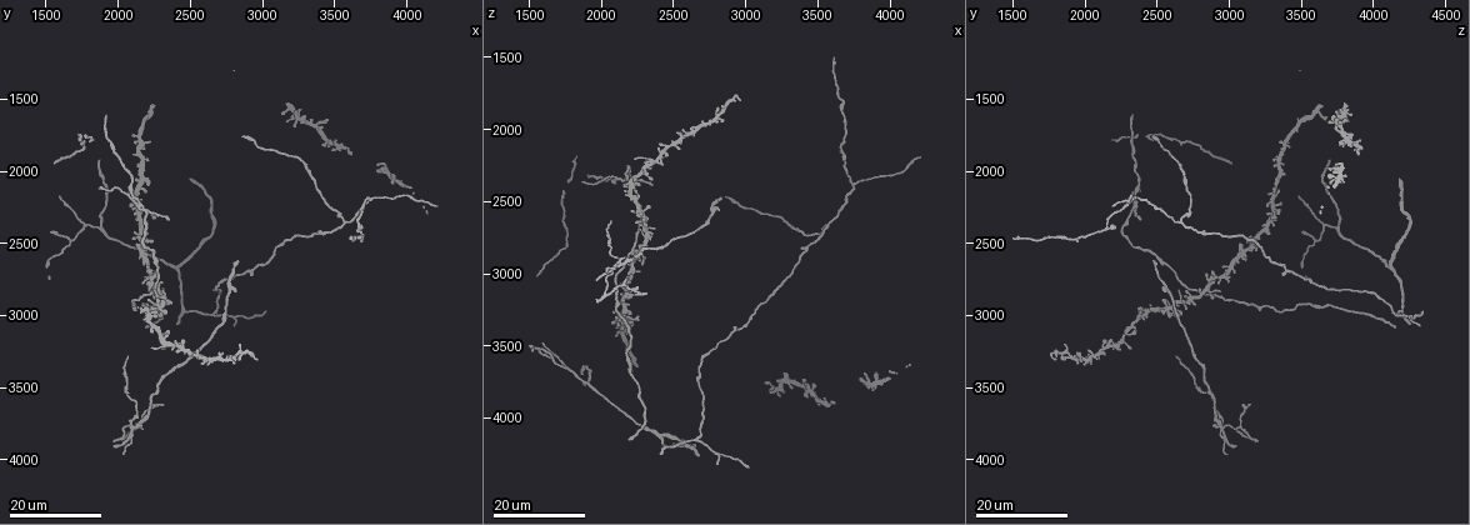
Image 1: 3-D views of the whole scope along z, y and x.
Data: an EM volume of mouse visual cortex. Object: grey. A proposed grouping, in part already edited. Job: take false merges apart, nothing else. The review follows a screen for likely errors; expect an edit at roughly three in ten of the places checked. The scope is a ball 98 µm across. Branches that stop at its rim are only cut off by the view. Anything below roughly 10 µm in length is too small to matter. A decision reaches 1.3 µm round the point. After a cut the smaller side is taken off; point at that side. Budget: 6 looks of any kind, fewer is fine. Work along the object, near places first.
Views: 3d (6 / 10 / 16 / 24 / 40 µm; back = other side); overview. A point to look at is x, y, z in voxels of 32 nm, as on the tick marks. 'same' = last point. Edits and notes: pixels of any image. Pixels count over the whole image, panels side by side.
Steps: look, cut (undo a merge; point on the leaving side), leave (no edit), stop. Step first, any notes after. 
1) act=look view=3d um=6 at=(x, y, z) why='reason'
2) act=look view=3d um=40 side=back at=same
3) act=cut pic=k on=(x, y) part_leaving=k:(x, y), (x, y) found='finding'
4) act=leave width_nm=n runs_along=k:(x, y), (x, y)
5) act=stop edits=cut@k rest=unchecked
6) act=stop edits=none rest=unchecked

act=look view=3d um=16 at=(2940, 2680, 3400) why='narrows sharply'

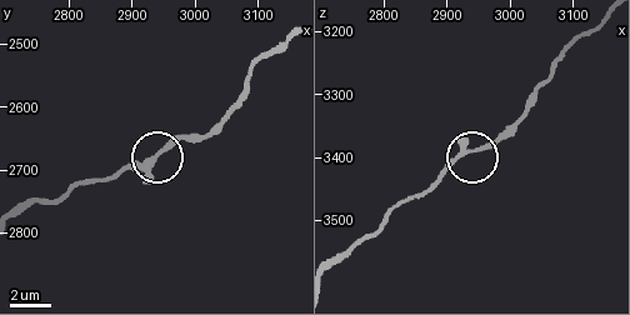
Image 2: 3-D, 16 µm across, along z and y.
act=look view=3d um=10 at=(2935, 2680, 3395)

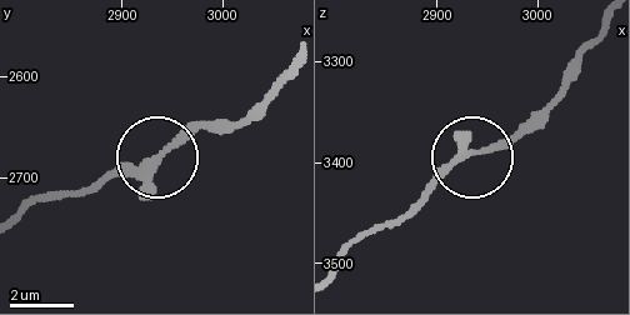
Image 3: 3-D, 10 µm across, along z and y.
act=leave runs_along=3:(336, 263), (526, 120) found='one cell here'

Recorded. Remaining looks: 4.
act=look view=3d um=24 at=(2380, 2660, 4100) why='two arms in line, one across'

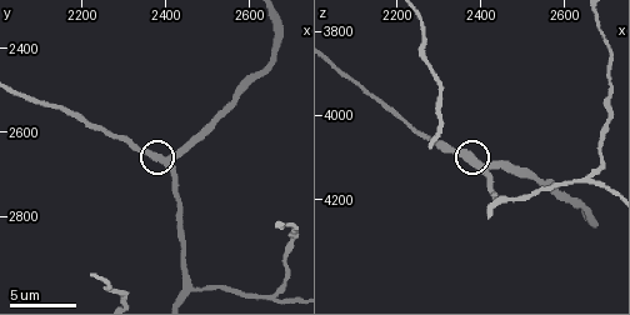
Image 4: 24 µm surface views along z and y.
act=look view=3d um=6 at=(2400, 2670, 4115)

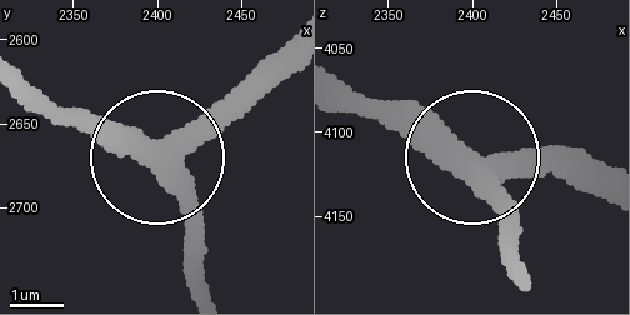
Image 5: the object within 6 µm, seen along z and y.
act=leave arms=3 found='one cell here'

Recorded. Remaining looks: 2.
act=look view=3d um=24 at=(2680, 3000, 4160) why='three-way junction'

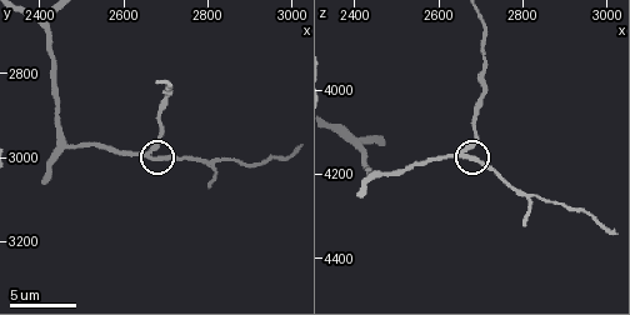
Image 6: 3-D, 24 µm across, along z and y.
act=look view=3d um=6 at=(2665, 2990, 4150)

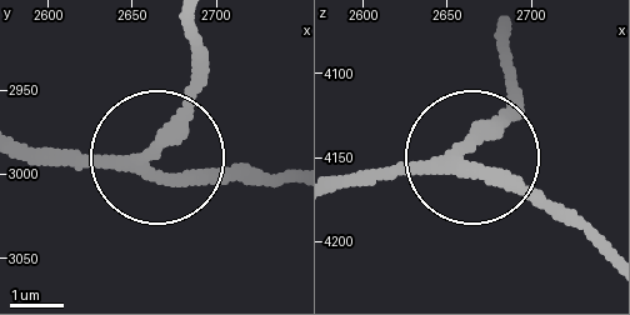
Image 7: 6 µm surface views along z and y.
act=leave side_arm_um=15 arms=3 found='one cell here'

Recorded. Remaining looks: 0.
act=stop edits=none rest=unchecked

